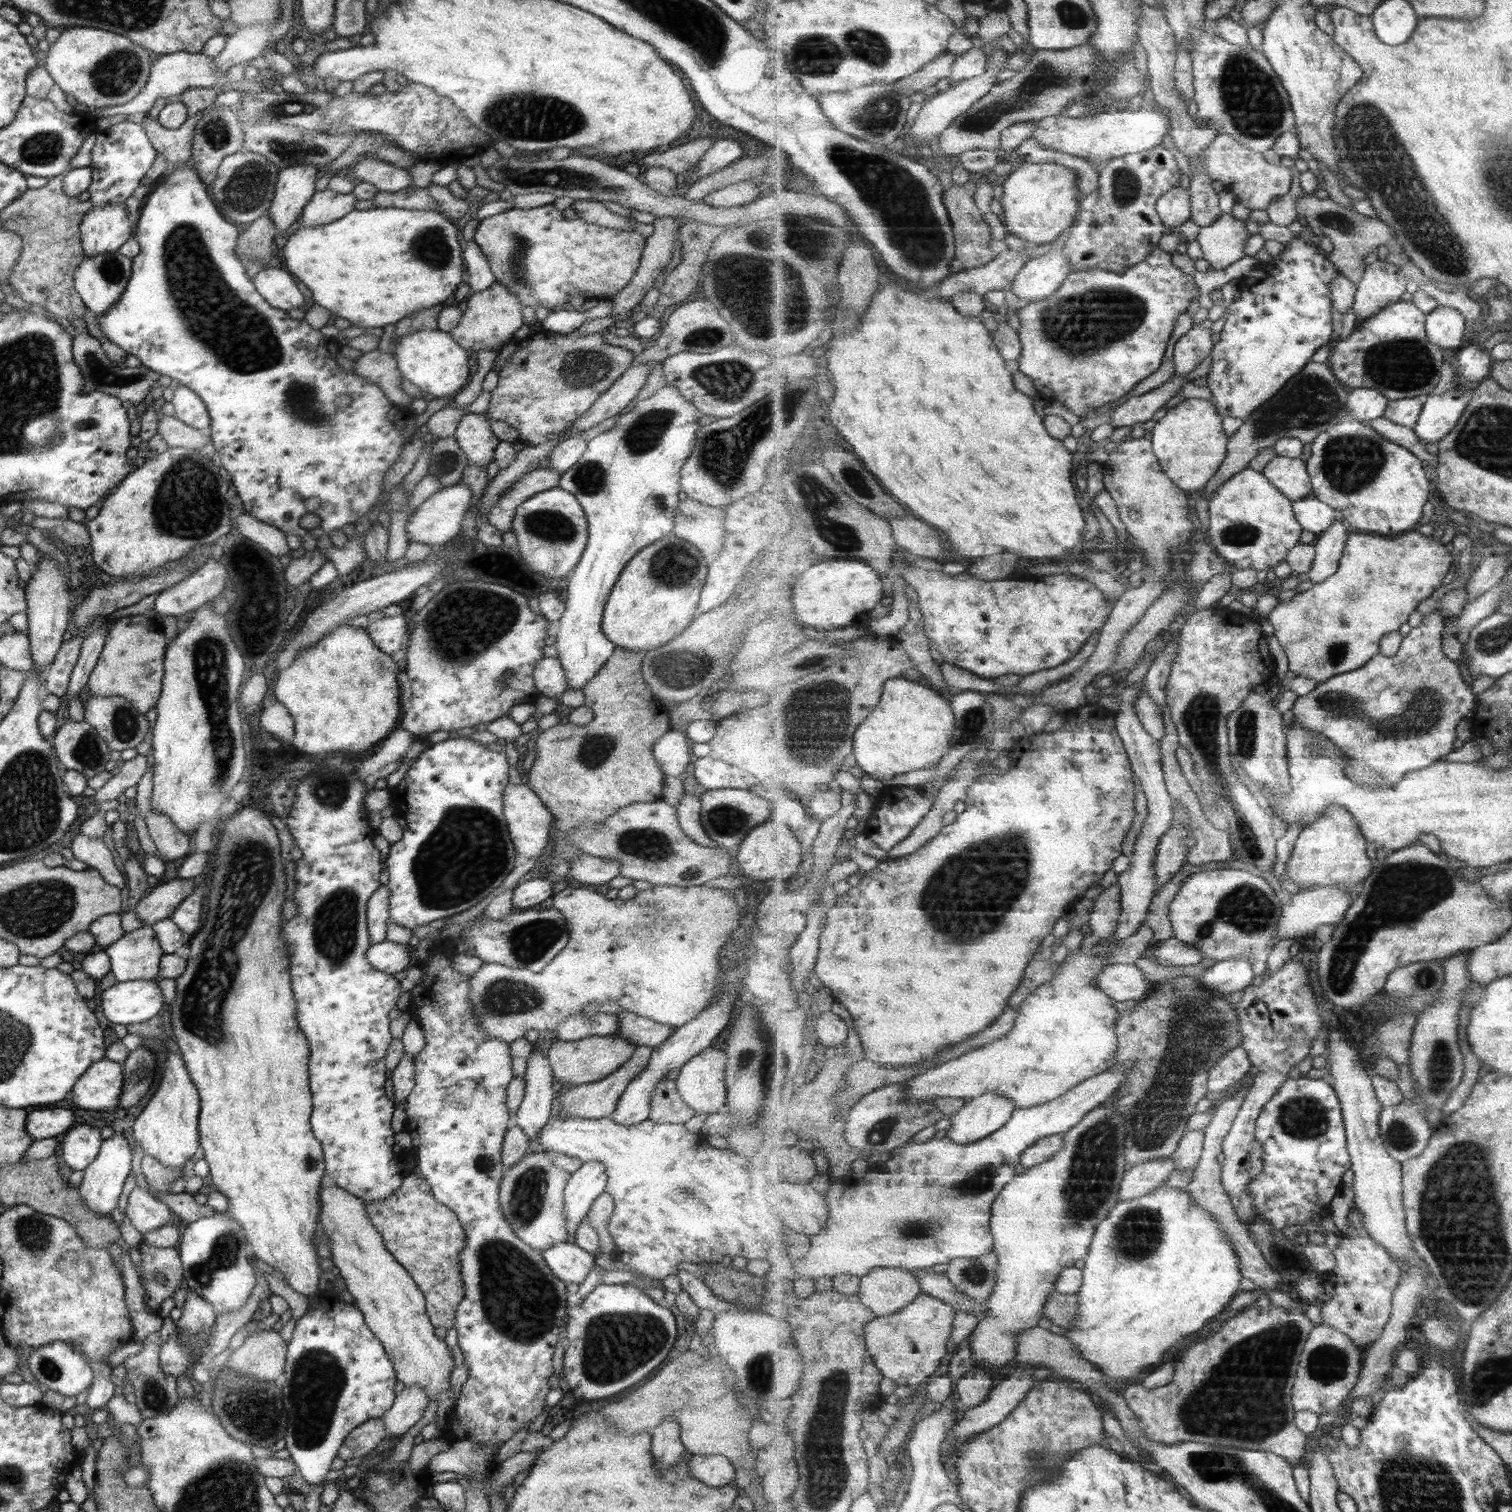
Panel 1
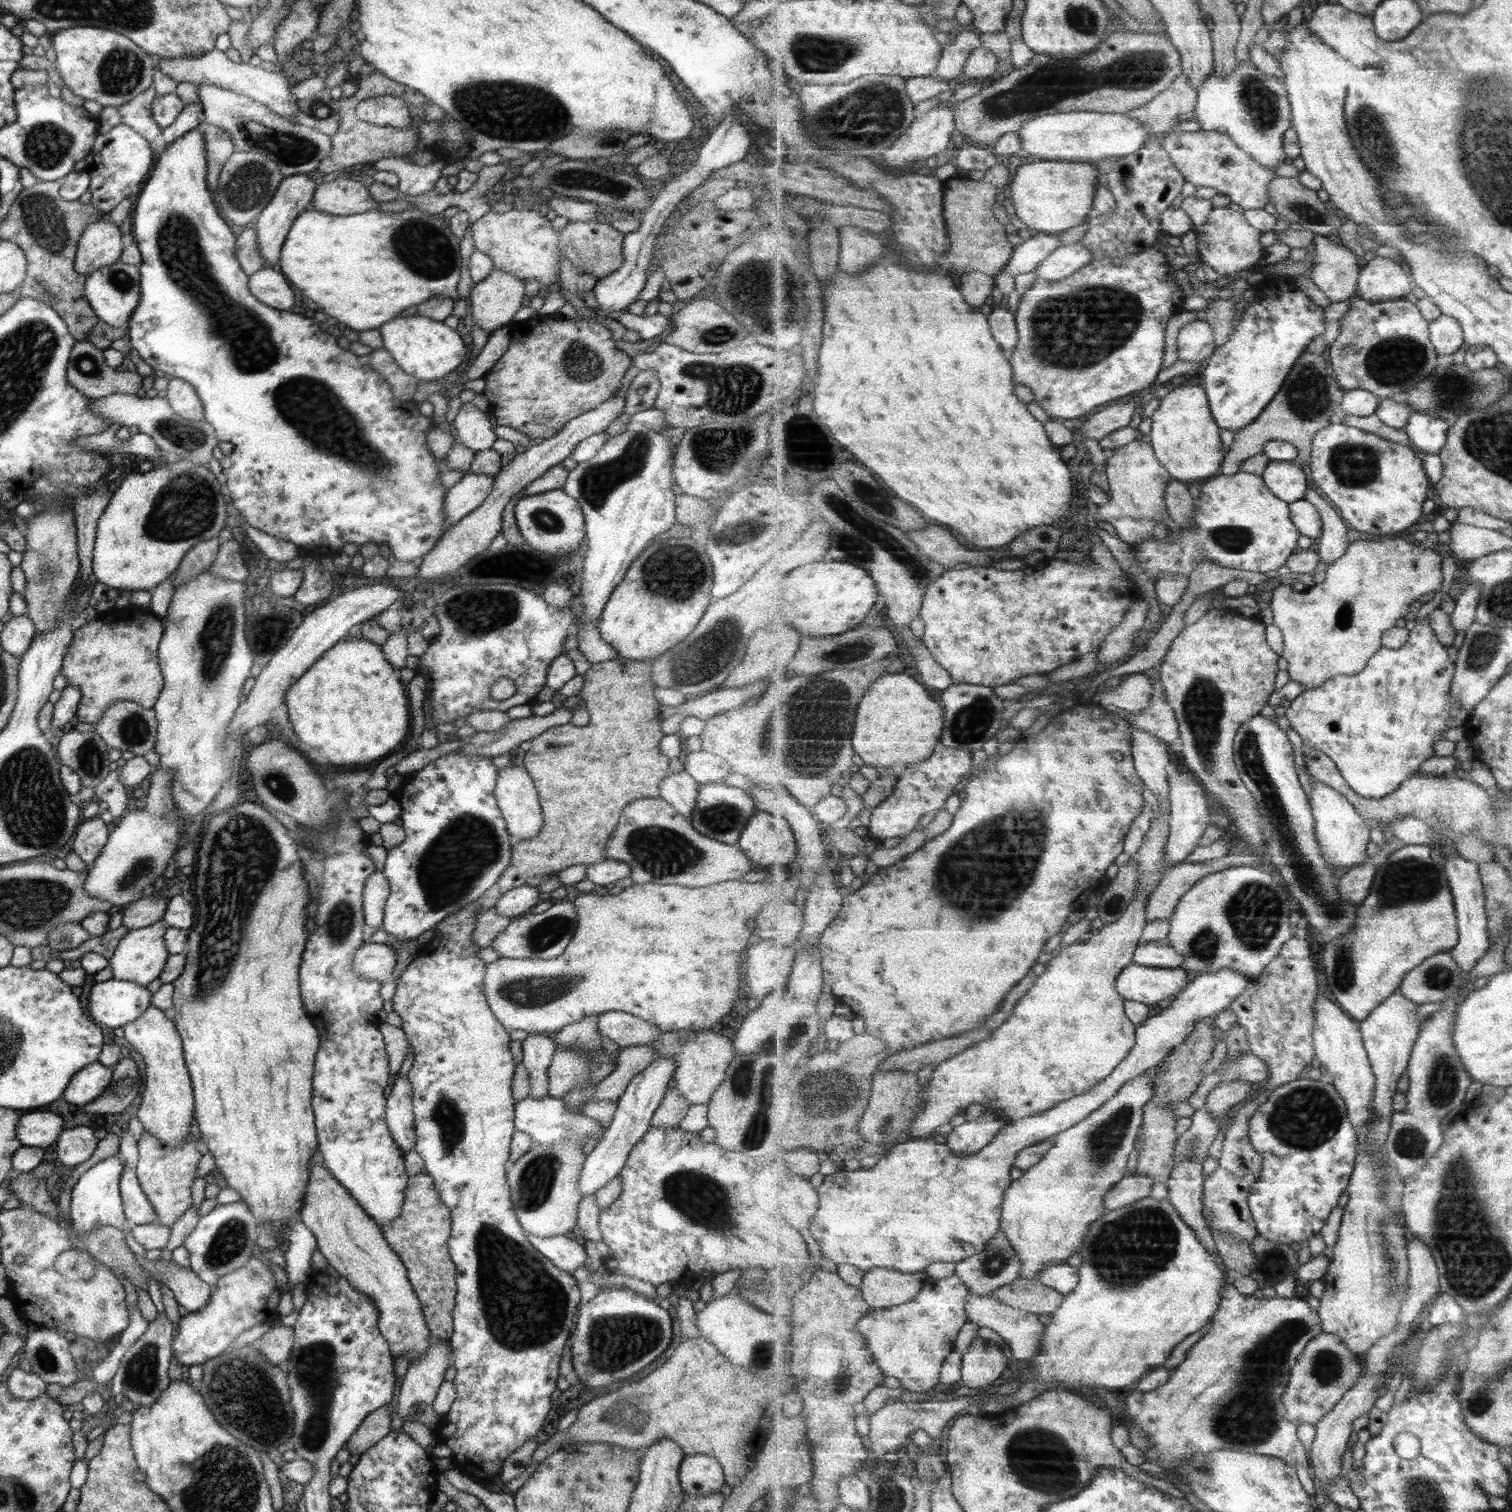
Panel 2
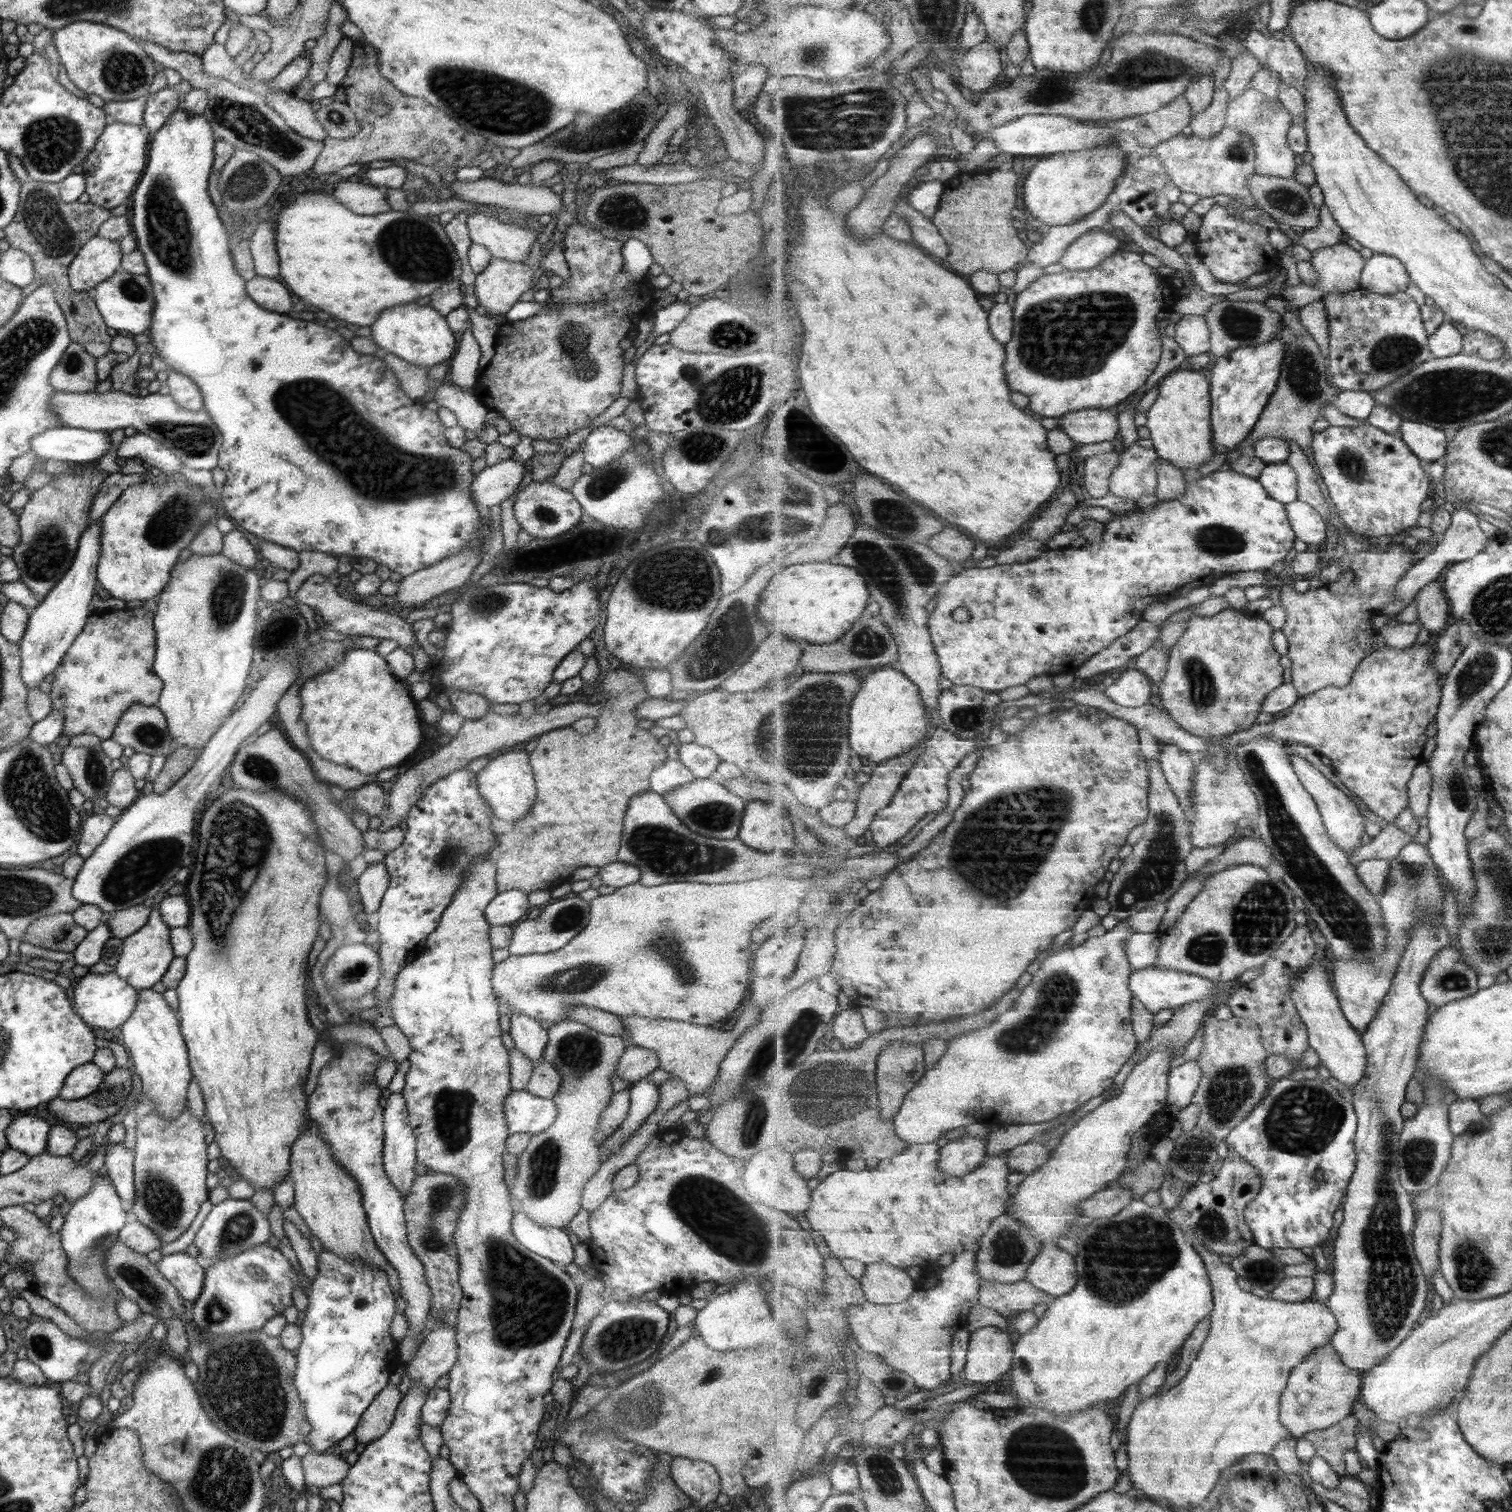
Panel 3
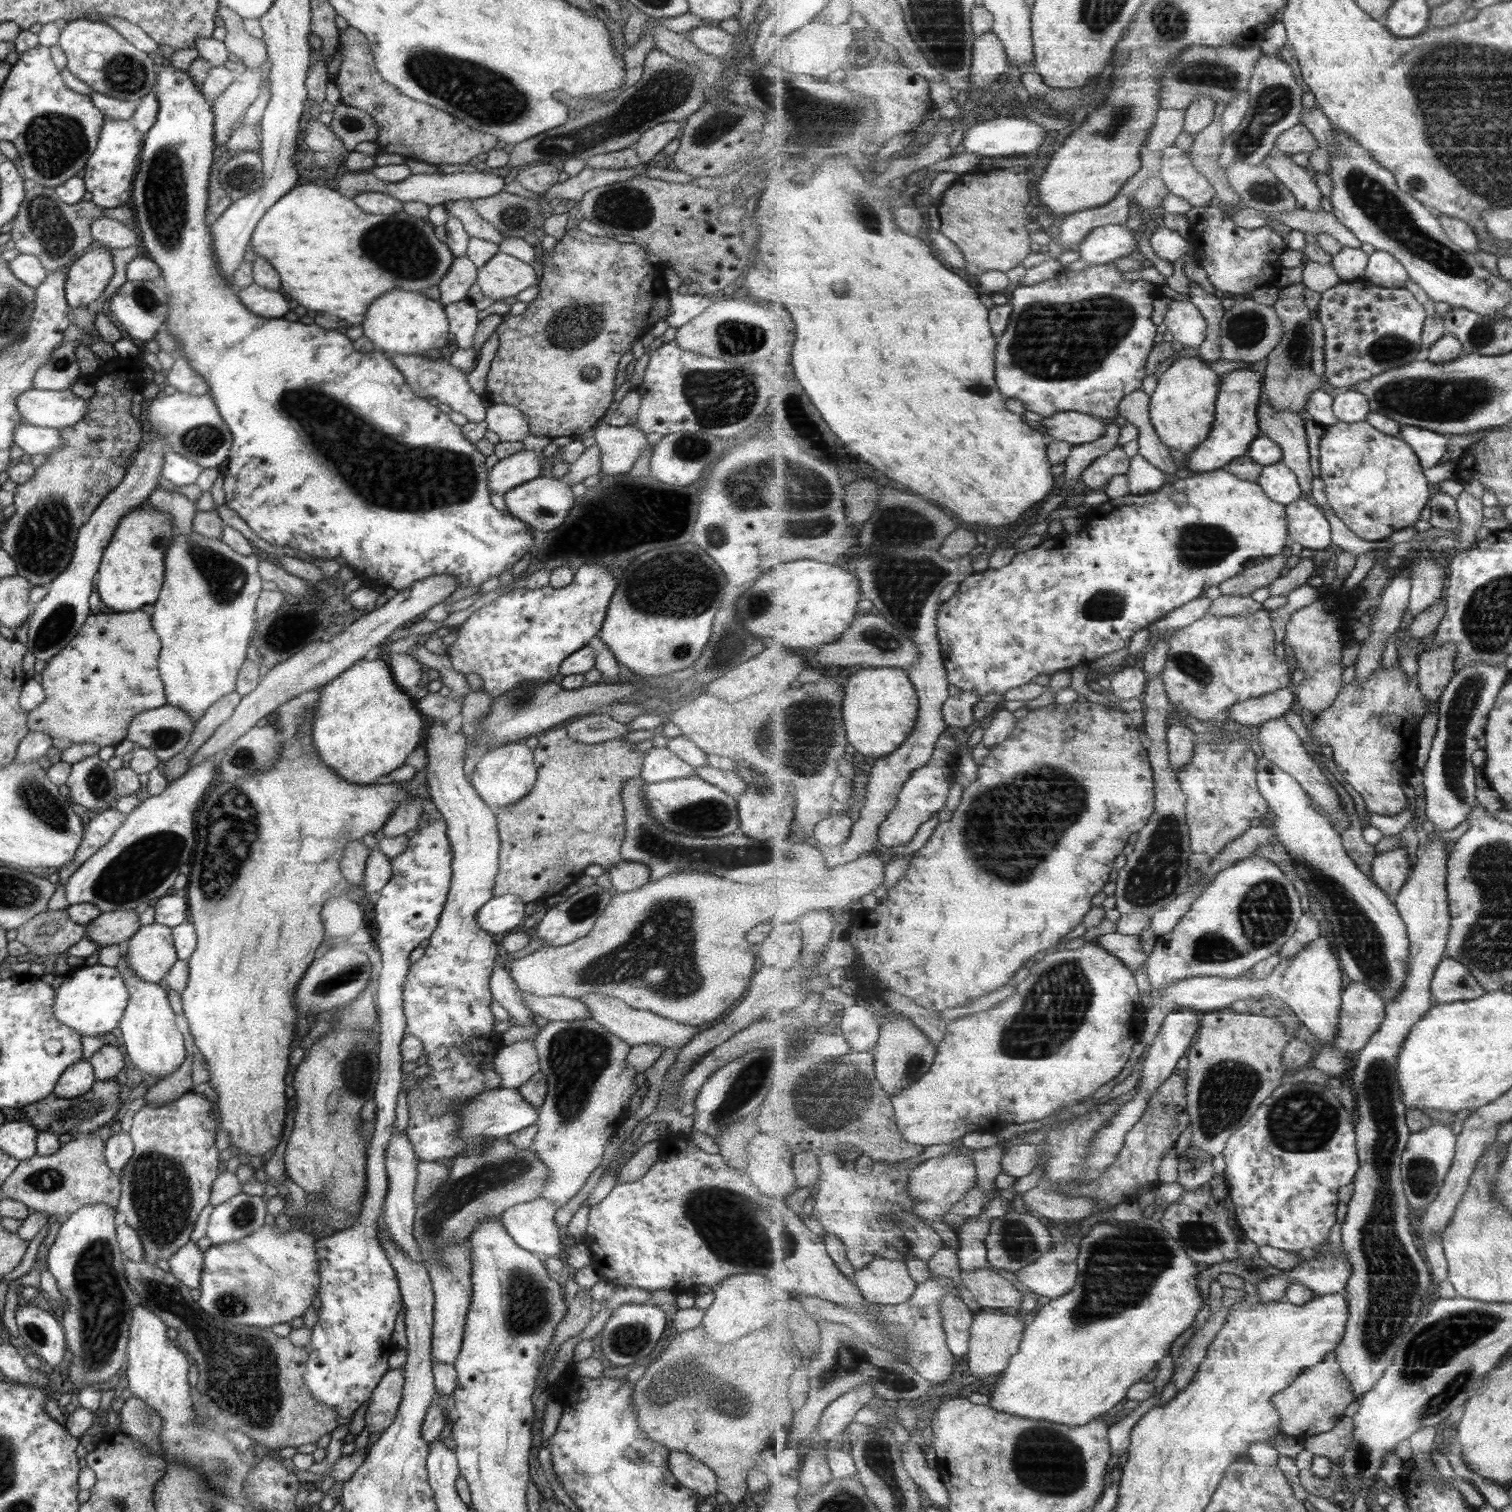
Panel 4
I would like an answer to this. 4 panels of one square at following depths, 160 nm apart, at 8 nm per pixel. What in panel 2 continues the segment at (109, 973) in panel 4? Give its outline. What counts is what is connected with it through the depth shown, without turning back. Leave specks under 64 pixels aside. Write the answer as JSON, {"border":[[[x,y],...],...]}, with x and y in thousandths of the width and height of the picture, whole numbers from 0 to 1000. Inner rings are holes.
{"border":[[[73,647],[59,653],[58,669],[64,678],[80,680],[99,665],[100,658],[96,652]]]}

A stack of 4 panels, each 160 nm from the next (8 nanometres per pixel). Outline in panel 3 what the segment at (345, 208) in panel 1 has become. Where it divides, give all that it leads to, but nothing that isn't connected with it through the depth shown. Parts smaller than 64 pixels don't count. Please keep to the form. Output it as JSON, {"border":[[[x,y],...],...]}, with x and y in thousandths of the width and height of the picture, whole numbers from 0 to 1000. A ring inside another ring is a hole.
{"border":[[[224,120],[219,130],[230,140],[237,141],[237,143],[248,143],[251,140],[257,140],[259,138],[254,126],[244,122]]]}

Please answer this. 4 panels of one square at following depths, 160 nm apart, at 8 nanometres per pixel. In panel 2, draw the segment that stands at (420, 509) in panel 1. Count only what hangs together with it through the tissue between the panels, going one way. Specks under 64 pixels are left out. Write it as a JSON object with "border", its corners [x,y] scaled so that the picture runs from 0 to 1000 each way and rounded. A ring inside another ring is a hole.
{"border":[[[309,313],[301,321],[296,323],[293,330],[293,339],[296,349],[309,339],[317,335],[321,328],[325,326],[327,314]]]}

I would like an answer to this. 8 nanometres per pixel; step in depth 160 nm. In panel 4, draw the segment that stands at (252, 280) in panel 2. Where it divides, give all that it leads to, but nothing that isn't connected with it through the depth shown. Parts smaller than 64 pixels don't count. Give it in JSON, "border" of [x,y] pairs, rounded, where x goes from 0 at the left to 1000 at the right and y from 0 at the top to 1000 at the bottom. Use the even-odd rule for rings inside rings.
{"border":[[[167,187],[159,191],[156,196],[166,208],[174,210],[186,210],[191,205],[191,201],[186,194],[178,193],[177,190]]]}

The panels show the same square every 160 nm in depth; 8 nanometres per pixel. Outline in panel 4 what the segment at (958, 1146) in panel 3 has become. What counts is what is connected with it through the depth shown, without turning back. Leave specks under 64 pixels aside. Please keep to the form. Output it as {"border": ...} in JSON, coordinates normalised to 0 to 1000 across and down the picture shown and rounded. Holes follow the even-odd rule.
{"border":[[[636,757],[634,761],[630,761],[627,764],[618,765],[604,771],[602,775],[602,792],[605,794],[605,802],[607,802],[612,807],[615,807],[616,812],[618,812],[624,818],[625,824],[632,828],[634,828],[635,819],[625,807],[628,799],[637,794],[640,788],[647,782],[647,772],[645,768],[639,762],[636,762]]]}

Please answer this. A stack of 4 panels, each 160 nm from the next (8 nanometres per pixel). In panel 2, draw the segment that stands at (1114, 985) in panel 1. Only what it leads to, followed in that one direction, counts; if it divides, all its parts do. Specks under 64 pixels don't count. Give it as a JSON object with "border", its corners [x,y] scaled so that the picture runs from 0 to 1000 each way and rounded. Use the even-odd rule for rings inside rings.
{"border":[[[749,636],[744,639],[737,651],[745,661],[765,664],[769,661],[776,662],[787,649],[782,640],[767,640]]]}

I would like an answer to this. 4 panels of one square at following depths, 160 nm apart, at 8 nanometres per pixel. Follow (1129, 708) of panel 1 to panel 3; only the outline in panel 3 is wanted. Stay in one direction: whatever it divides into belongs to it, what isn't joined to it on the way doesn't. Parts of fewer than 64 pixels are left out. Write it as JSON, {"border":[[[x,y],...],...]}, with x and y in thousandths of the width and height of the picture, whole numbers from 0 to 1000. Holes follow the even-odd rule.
{"border":[[[745,608],[740,609],[736,614],[732,615],[730,618],[720,620],[713,626],[706,626],[702,629],[692,630],[692,634],[688,636],[688,641],[683,644],[681,651],[677,653],[670,667],[667,668],[661,675],[651,680],[639,683],[638,685],[632,685],[627,688],[627,696],[621,700],[618,706],[613,708],[610,713],[601,722],[599,730],[592,737],[591,743],[595,751],[601,757],[613,757],[619,756],[622,751],[632,747],[632,746],[641,745],[644,743],[649,743],[650,745],[657,746],[657,745],[659,745],[663,743],[687,743],[699,741],[700,739],[712,735],[719,728],[733,724],[737,712],[747,702],[747,700],[749,698],[753,690],[749,675],[749,661],[751,659],[747,654],[747,646],[748,646],[749,641],[745,629],[746,620],[749,617],[751,616]]]}

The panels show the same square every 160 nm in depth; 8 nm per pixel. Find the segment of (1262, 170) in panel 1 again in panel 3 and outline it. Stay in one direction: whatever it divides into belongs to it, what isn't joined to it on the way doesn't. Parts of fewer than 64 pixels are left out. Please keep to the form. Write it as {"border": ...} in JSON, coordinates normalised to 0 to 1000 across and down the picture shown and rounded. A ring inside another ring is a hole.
{"border":[[[809,85],[802,91],[796,91],[790,89],[785,91],[779,89],[774,93],[766,95],[765,101],[771,113],[782,127],[792,128],[794,130],[810,128],[821,132],[825,137],[835,138],[826,124],[827,116],[831,114],[831,101],[829,93],[822,87]]]}

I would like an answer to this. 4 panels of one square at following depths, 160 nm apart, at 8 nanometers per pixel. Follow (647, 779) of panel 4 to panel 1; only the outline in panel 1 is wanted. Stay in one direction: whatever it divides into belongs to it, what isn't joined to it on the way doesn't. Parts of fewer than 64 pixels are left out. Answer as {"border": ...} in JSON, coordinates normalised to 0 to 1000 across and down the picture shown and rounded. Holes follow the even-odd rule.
{"border":[[[452,523],[446,534],[450,550],[456,556],[458,556],[460,558],[466,560],[466,561],[474,561],[470,554],[466,552],[464,546],[462,542],[463,528],[461,526]]]}

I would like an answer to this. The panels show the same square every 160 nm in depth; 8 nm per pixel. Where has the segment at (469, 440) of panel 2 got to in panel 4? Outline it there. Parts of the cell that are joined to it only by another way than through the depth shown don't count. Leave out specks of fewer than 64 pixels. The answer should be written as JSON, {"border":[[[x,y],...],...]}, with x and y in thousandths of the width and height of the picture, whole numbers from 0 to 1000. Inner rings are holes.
{"border":[[[261,234],[259,237],[259,239],[267,248],[268,253],[274,262],[297,269],[298,272],[306,274],[309,276],[309,280],[315,280],[315,279],[320,278],[322,270],[319,268],[319,263],[312,259],[309,253],[308,248],[305,245],[302,245],[301,242],[298,242],[297,239],[293,238],[292,236],[285,238],[283,235]]]}

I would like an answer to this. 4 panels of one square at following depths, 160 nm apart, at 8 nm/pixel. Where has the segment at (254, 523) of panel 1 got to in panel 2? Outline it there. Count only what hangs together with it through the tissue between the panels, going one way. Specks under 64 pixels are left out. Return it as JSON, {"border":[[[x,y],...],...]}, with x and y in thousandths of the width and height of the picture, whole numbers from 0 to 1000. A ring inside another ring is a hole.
{"border":[[[164,349],[163,354],[167,360],[173,364],[173,368],[182,370],[188,374],[190,370],[196,369],[196,361],[189,357],[183,357],[182,355],[175,353],[173,351],[167,349]]]}

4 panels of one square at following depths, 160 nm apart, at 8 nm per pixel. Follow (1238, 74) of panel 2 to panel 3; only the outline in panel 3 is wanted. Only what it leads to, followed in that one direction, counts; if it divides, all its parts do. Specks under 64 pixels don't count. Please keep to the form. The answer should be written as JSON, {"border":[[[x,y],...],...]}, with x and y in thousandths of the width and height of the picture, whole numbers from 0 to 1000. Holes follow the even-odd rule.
{"border":[[[828,56],[821,64],[814,65],[812,71],[812,77],[810,85],[818,85],[822,87],[829,93],[831,105],[831,114],[835,116],[857,118],[858,107],[856,101],[853,98],[852,87],[855,83],[855,77],[846,66],[840,66]]]}

